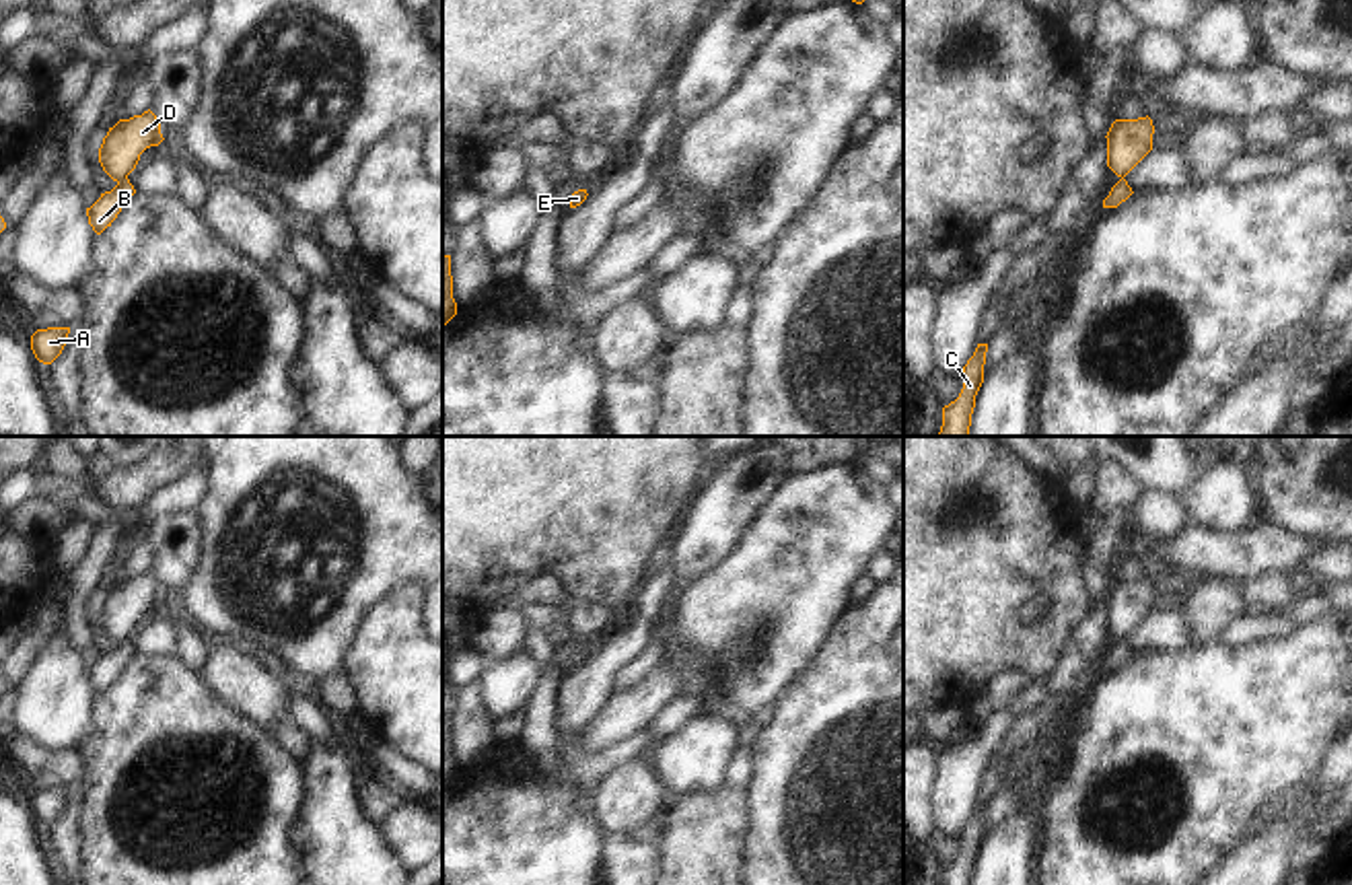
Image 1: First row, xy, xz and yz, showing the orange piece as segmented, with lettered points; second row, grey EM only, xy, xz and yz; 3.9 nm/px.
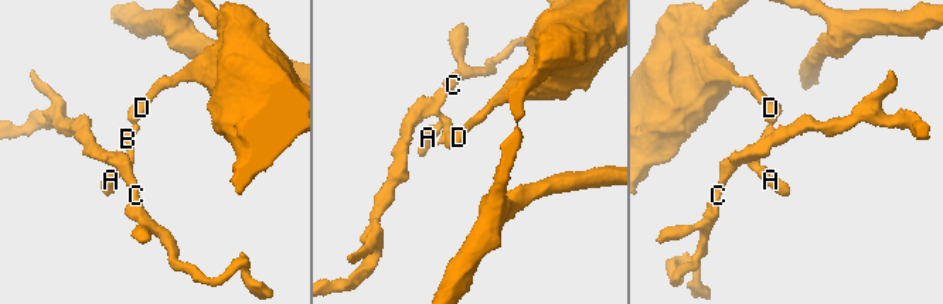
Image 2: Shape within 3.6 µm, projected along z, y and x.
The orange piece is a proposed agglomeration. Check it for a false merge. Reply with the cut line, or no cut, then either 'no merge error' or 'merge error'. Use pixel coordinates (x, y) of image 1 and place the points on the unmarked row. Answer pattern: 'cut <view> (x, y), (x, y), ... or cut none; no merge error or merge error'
cut xy (126, 639), (118, 645); merge error

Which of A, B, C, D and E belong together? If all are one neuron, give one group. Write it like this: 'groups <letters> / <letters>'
groups A B C / D E

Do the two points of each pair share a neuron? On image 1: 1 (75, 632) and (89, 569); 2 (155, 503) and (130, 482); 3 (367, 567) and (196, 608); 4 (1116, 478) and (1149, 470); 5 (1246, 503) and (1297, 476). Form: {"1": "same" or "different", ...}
{"1": "same", "2": "different", "3": "same", "4": "different", "5": "different"}

